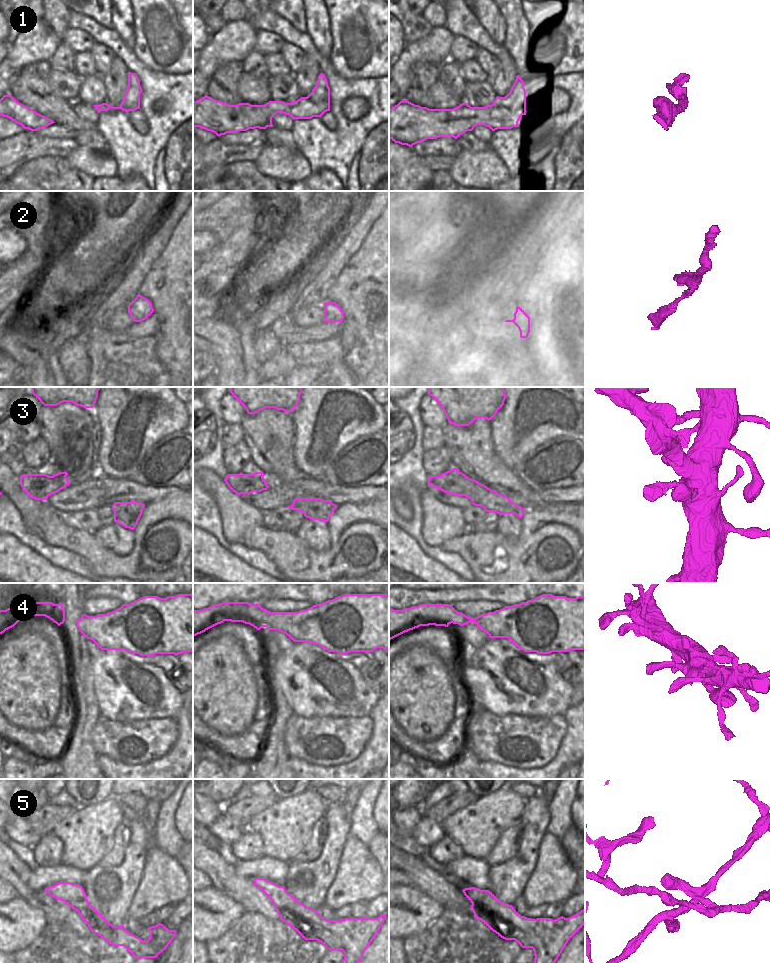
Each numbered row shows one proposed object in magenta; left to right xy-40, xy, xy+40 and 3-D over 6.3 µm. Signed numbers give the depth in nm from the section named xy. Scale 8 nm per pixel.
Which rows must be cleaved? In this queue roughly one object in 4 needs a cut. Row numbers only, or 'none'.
1, 5

